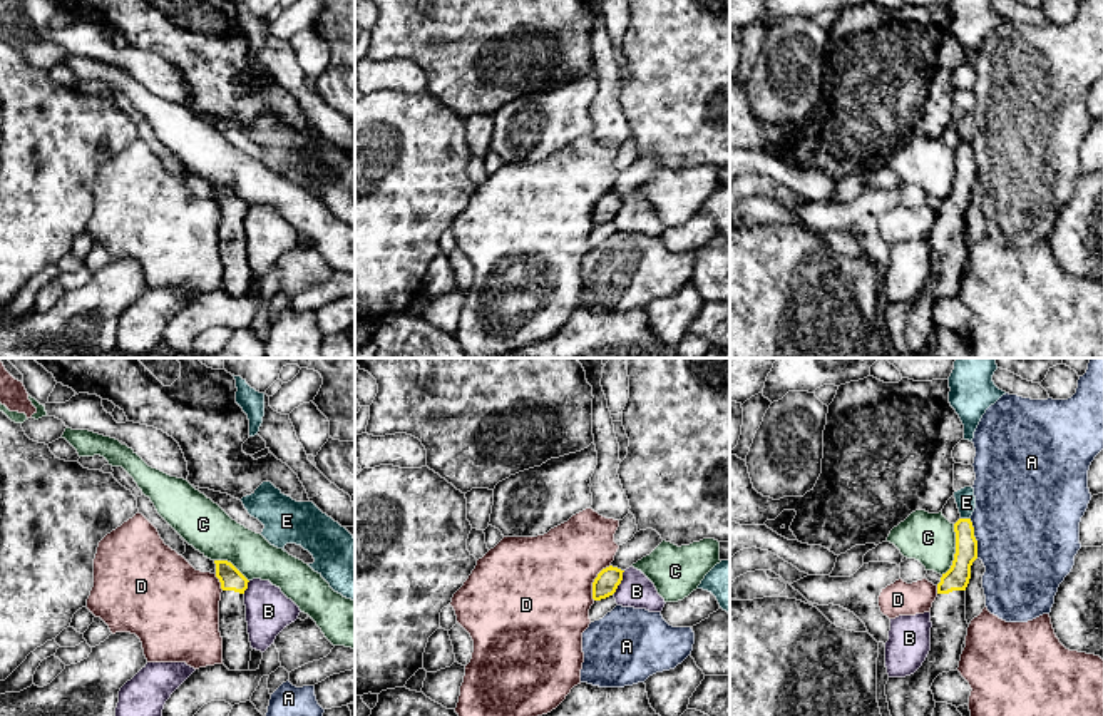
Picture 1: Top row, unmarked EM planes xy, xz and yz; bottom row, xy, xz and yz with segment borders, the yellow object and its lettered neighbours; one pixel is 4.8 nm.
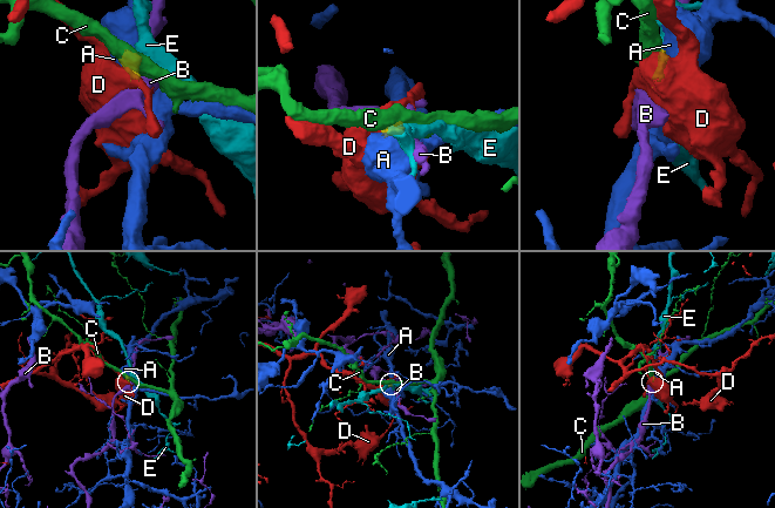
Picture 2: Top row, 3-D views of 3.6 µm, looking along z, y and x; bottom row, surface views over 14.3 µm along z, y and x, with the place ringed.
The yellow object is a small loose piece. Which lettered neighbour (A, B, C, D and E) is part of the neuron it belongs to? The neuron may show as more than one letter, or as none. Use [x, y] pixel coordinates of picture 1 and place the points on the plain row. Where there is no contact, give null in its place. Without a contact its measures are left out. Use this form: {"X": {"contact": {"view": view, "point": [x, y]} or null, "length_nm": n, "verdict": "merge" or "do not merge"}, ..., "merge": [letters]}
{"A": {"contact": {"view": "yz", "point": [974, 164]}, "length_nm": 200, "verdict": "do not merge"}, "B": {"contact": {"view": "xz", "point": [620, 208]}, "length_nm": 140, "verdict": "do not merge"}, "C": {"contact": {"view": "yz", "point": [956, 176]}, "length_nm": 260, "verdict": "do not merge"}, "D": {"contact": {"view": "xz", "point": [595, 206]}, "length_nm": 190, "verdict": "do not merge"}, "E": {"contact": {"view": "yz", "point": [966, 144]}, "length_nm": 50, "verdict": "do not merge"}, "merge": []}

